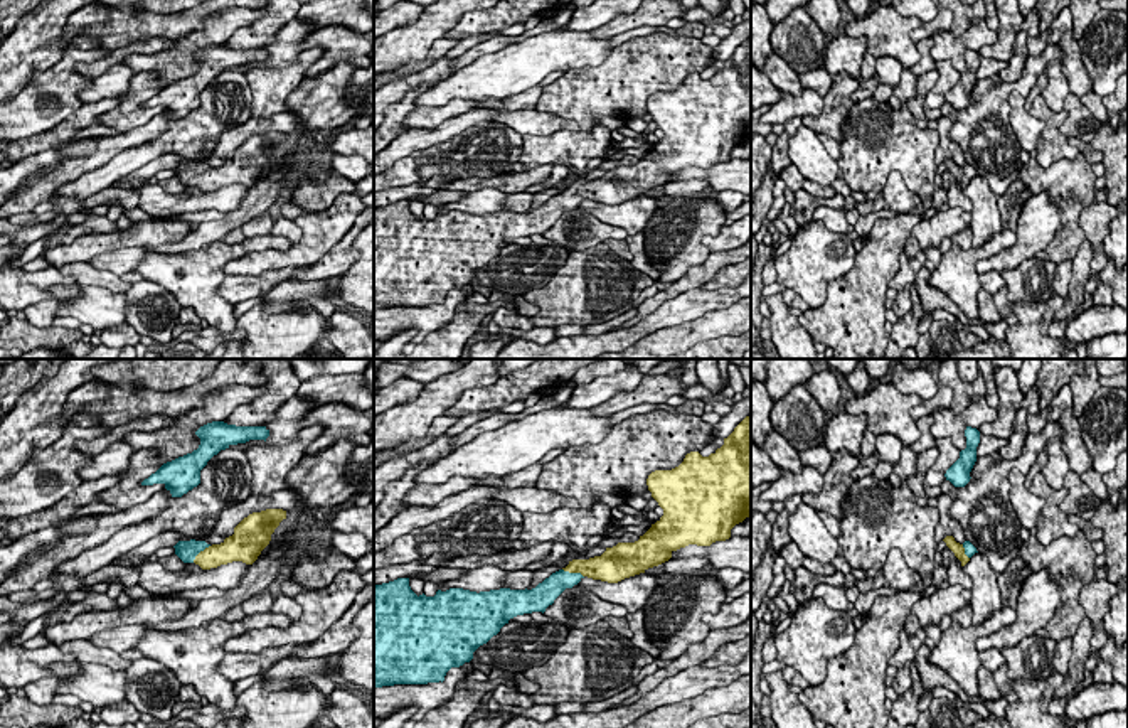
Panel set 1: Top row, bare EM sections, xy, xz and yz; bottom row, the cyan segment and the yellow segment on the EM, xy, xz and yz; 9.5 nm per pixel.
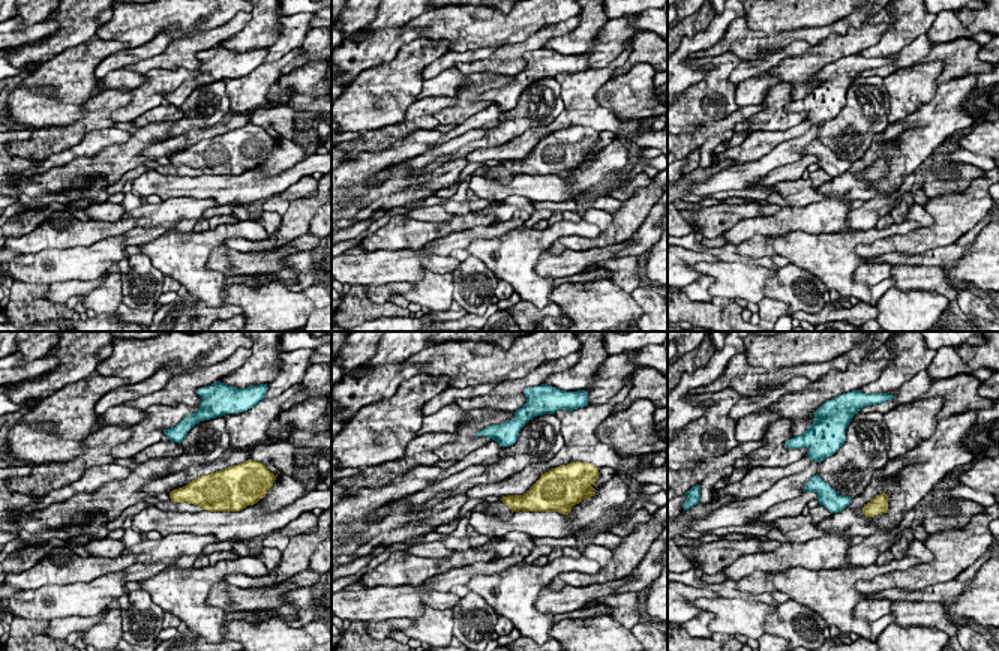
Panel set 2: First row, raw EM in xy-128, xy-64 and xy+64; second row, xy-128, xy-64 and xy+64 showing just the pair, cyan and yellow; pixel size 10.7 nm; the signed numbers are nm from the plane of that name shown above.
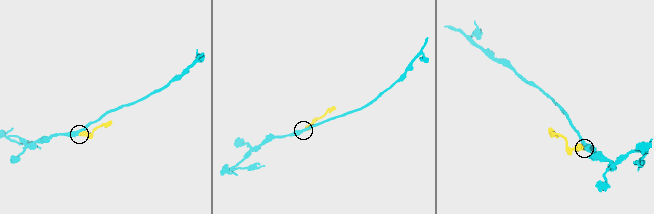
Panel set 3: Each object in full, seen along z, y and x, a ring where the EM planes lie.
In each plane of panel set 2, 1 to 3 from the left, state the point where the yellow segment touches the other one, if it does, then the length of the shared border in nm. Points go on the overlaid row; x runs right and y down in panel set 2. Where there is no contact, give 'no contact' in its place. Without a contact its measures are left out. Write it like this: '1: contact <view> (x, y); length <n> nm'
1: no contact
2: no contact
3: no contact

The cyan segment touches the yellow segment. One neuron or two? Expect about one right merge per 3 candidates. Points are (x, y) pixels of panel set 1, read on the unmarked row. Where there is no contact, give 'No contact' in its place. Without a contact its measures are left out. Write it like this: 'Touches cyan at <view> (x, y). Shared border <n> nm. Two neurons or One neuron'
Touches cyan at xz (573, 196). Shared border 220 nm. One neuron

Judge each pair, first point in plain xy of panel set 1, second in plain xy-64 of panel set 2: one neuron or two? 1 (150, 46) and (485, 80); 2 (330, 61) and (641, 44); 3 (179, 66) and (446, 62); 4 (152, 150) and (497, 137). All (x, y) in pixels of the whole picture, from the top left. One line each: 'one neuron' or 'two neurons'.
1: two neurons
2: one neuron
3: one neuron
4: one neuron

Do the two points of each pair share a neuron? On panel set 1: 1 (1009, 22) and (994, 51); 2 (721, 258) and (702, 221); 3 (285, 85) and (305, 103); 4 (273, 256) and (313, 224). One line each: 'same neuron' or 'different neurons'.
1: same neuron
2: different neurons
3: different neurons
4: same neuron

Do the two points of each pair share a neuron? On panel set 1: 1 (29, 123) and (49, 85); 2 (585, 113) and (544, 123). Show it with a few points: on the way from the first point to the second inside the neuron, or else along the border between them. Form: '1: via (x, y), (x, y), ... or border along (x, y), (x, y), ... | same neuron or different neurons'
1: via (29, 113), (34, 108), (34, 95), (39, 91) | same neuron
2: border along (579, 127), (554, 130), (548, 135), (524, 133) | different neurons

